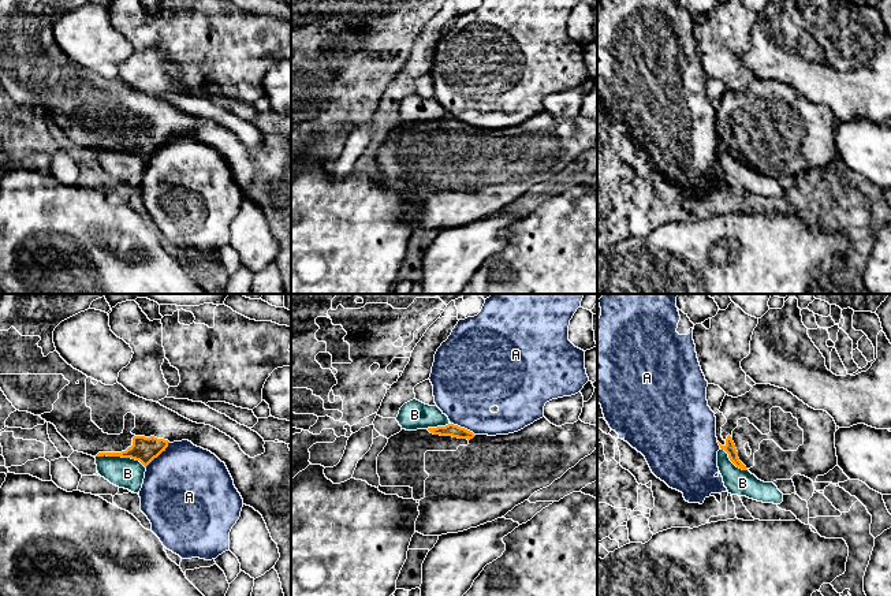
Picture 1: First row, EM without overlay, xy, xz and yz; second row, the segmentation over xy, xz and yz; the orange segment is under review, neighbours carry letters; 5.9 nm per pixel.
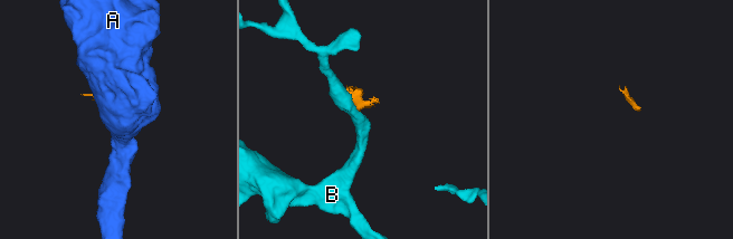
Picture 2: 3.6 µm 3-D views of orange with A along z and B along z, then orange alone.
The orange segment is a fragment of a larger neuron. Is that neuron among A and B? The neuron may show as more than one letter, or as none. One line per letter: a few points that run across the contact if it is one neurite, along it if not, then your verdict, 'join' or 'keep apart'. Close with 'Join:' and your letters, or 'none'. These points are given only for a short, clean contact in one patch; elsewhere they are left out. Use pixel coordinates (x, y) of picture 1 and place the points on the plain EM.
A: keep apart
B: keep apart
Join: none

